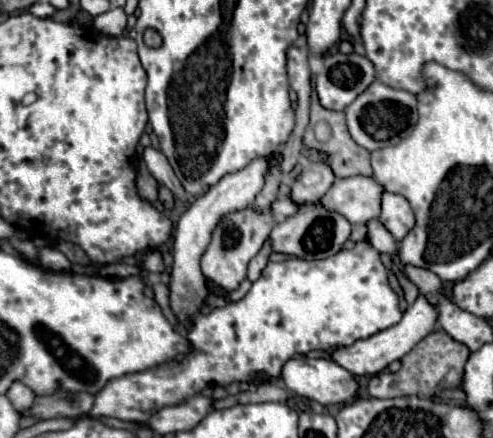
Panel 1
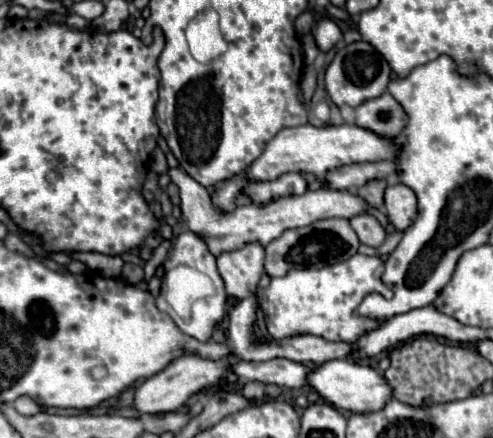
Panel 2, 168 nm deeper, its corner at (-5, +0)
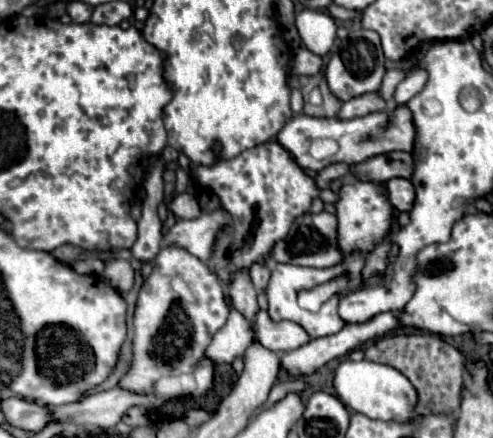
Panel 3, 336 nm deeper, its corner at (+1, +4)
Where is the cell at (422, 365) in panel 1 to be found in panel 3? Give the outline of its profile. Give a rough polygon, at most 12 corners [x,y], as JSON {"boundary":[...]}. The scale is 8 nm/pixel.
{"boundary":[[394,334],[364,358],[400,370],[416,414],[456,414],[462,354],[434,334]]}

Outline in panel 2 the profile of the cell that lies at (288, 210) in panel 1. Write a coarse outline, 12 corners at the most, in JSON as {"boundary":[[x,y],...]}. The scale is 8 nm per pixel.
{"boundary":[[180,168],[186,228],[214,256],[246,242],[266,246],[288,228],[366,214],[352,190],[320,188],[222,214]]}

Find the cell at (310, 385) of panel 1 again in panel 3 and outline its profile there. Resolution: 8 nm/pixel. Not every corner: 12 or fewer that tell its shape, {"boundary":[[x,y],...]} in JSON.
{"boundary":[[344,360],[334,388],[348,408],[410,422],[418,392],[402,372]]}

